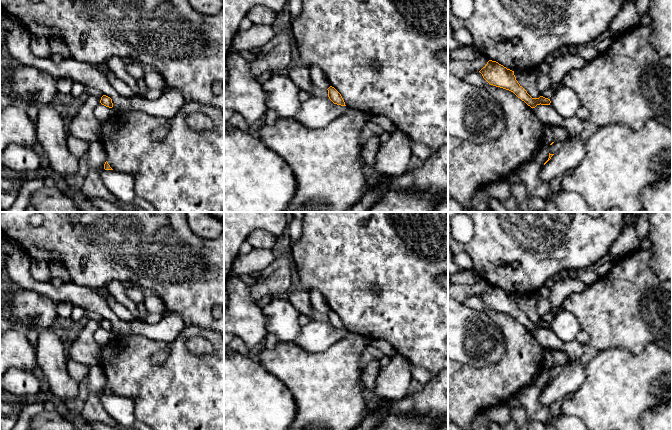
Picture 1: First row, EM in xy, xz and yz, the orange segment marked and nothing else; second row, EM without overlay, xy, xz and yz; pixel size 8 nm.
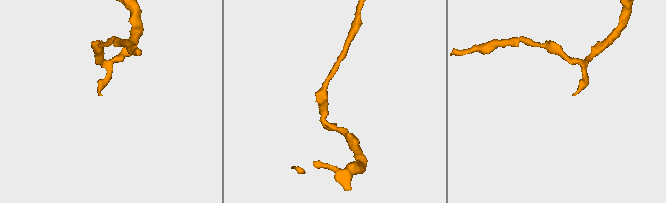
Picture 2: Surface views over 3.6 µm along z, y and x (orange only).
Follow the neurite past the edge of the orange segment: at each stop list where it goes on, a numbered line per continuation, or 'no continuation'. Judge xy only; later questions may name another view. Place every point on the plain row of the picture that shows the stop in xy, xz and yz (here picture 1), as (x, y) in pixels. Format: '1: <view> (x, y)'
no continuation

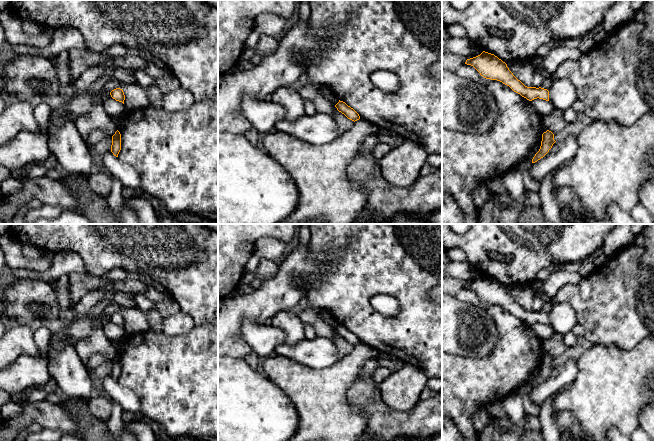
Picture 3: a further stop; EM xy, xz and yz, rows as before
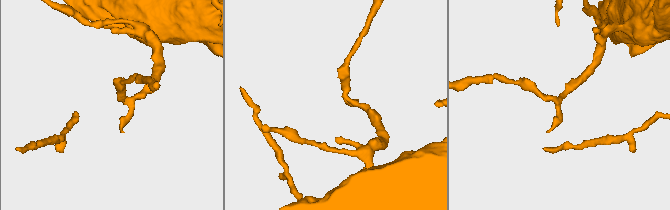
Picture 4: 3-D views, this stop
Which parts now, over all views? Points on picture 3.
no continuation

